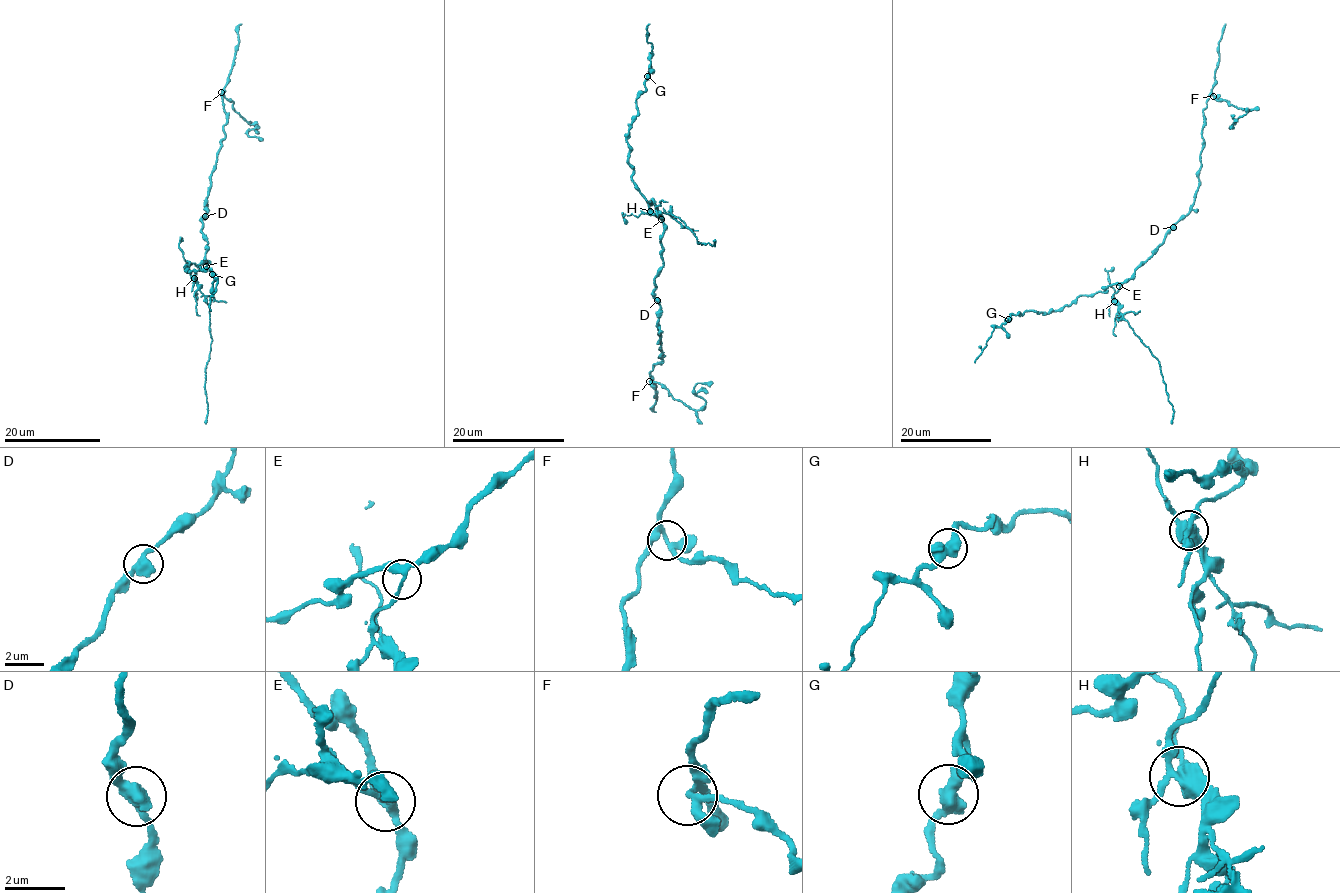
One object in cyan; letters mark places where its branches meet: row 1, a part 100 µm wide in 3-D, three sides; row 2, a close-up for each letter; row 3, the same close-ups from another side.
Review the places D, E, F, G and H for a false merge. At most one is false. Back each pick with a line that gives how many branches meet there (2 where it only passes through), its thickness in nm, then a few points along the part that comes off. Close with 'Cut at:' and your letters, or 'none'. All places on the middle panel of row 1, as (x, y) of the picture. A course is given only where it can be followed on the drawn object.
H: 4 | 460 nm | (649, 211), (668, 212), (679, 217), (701, 244), (708, 242), (714, 246), (714, 239)
Cut at: H

